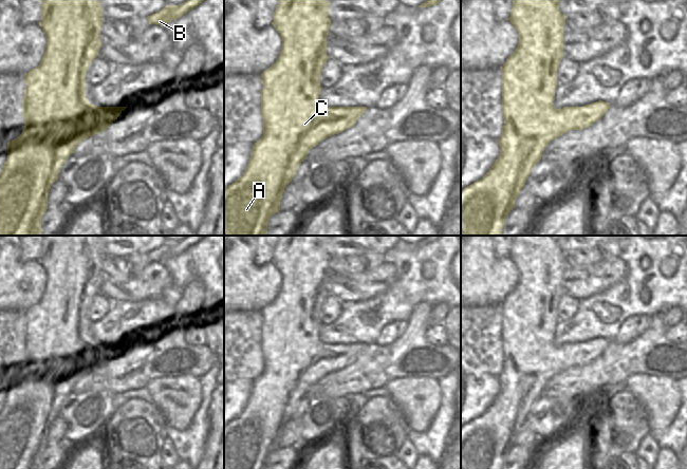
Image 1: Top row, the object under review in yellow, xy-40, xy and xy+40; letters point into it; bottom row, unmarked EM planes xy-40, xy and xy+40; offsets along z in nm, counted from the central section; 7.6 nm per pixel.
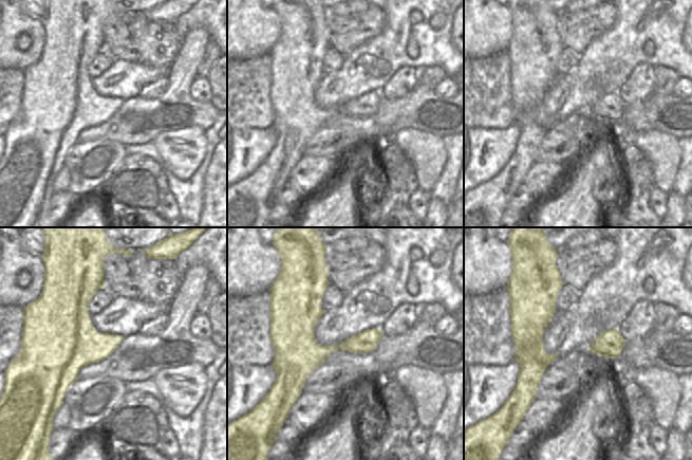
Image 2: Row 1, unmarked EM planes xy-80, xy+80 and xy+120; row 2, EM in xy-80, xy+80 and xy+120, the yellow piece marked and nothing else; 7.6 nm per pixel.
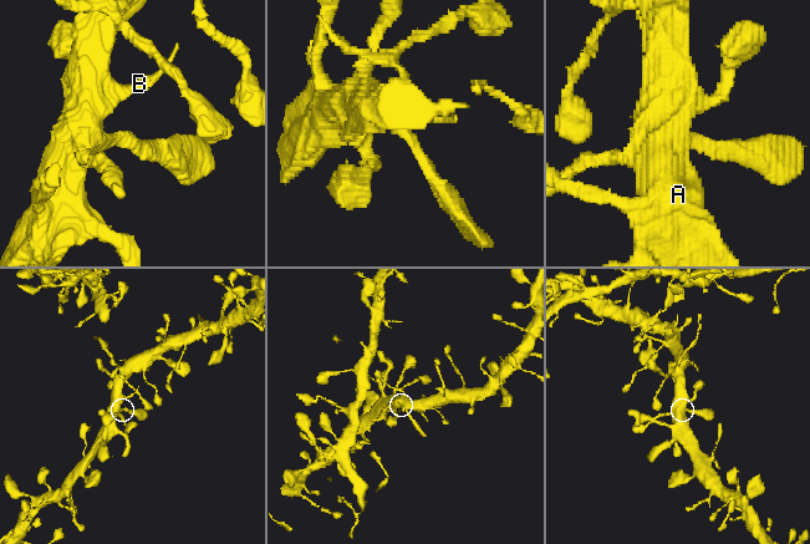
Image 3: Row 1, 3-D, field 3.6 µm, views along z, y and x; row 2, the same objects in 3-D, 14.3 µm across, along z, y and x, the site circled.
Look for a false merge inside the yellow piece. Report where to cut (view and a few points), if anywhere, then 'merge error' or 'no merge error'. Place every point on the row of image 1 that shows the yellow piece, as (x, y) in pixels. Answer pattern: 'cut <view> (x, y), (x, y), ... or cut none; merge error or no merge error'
cut none; no merge error

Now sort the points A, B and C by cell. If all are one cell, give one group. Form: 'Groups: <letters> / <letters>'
Groups: A B C.

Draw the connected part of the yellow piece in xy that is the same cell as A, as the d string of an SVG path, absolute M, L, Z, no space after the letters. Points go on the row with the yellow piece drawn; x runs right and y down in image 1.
M278 0L273 25L282 38L278 59L261 74L263 135L253 145L244 173L224 189L224 236L267 236L270 218L280 210L284 188L292 182L310 150L321 140L351 128L366 107L323 107L319 101L320 74L327 60L327 36L331 25L330 0Z

